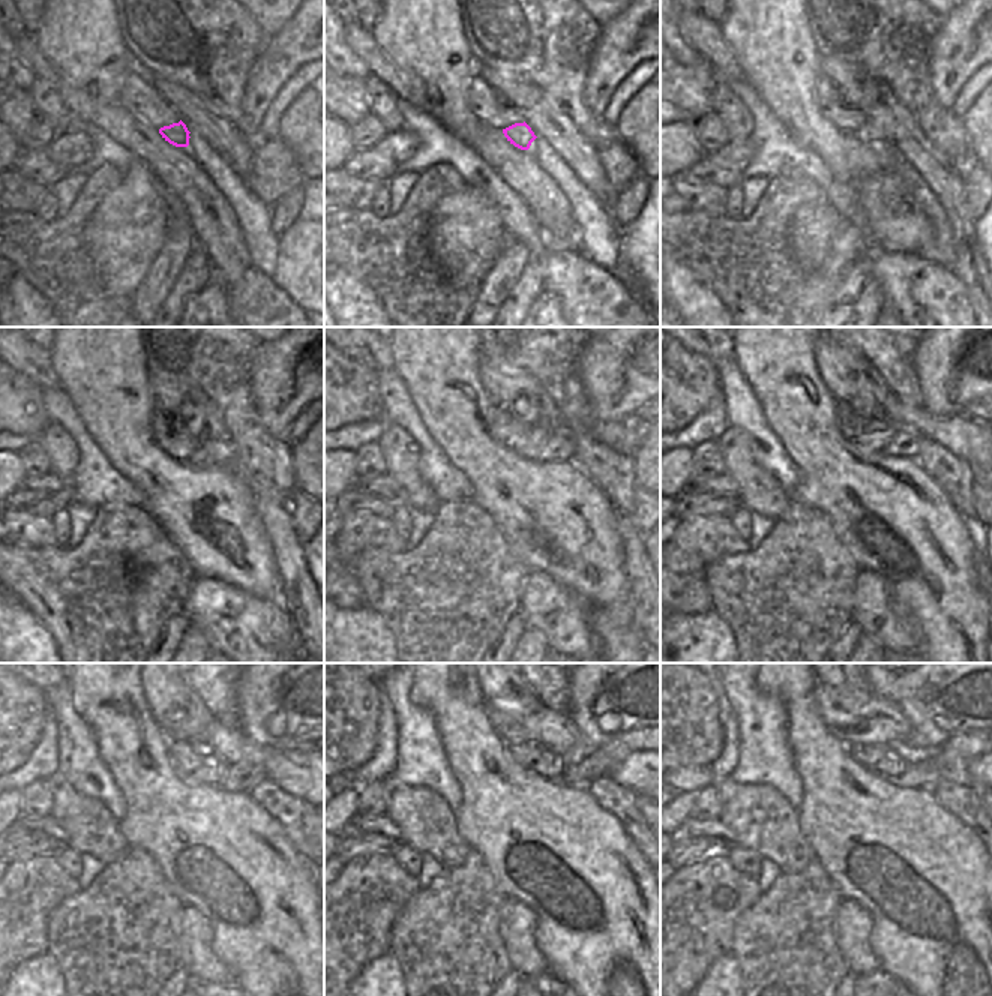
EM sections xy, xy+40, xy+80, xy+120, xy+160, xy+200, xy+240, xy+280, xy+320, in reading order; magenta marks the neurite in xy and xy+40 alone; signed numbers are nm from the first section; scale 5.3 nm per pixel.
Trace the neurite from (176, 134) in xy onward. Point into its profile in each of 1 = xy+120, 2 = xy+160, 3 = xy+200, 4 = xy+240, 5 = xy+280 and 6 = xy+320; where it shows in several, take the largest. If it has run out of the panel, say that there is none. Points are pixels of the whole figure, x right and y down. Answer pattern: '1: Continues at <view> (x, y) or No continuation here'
1: Continues at xy+120 (215, 450)
2: Continues at xy+160 (560, 447)
3: Continues at xy+200 (904, 443)
4: Continues at xy+240 (242, 777)
5: Continues at xy+280 (599, 764)
6: Continues at xy+320 (965, 744).

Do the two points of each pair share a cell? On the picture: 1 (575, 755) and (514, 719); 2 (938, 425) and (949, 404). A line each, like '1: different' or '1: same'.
1: same
2: different

